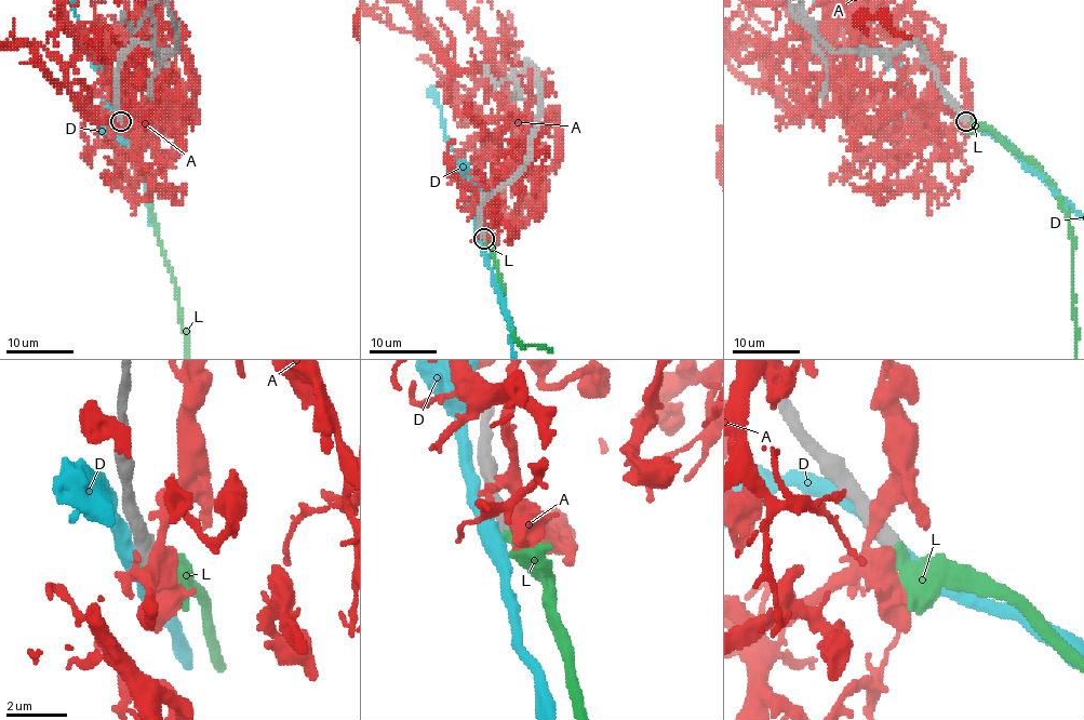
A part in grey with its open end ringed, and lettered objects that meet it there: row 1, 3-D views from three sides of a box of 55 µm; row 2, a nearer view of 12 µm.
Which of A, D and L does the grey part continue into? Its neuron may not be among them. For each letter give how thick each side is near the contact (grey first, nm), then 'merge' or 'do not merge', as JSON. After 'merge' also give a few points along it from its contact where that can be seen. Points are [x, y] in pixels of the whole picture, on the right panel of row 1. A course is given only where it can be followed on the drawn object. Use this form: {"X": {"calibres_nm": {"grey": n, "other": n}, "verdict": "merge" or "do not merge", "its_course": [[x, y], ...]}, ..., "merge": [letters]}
{"A": {"calibres_nm": {"grey": 500, "other": 500}, "verdict": "do not merge"}, "D": {"calibres_nm": {"grey": 650, "other": 480}, "verdict": "do not merge"}, "L": {"calibres_nm": {"grey": 550, "other": 550}, "verdict": "merge"}, "merge": ["L"]}

